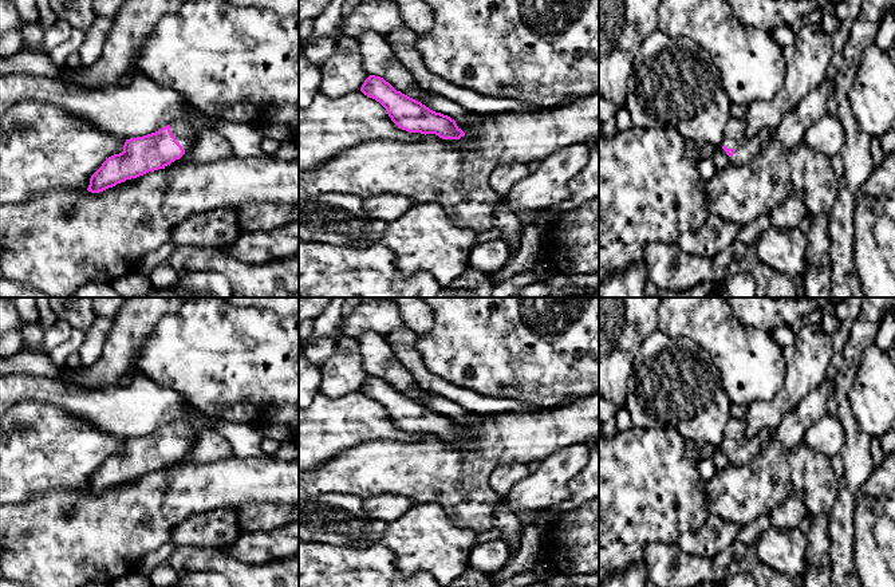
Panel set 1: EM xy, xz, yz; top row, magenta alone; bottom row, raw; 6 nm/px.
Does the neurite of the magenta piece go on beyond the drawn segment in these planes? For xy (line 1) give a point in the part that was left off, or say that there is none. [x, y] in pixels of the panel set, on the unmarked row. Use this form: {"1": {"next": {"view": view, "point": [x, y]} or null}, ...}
{"1": {"next": {"view": "xy", "point": [181, 430]}}}

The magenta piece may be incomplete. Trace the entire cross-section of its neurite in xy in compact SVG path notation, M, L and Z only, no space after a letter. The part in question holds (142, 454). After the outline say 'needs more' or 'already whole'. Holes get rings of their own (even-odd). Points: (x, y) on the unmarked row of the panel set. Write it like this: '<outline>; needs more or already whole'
M174 421L161 430L126 440L123 452L109 457L91 476L87 488L99 493L126 480L181 462L197 437L184 421Z; needs more

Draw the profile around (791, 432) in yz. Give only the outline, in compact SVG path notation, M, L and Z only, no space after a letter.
M825 379L819 387L808 393L799 406L780 422L774 437L786 452L792 452L804 441L808 429L828 411L828 398L833 381Z

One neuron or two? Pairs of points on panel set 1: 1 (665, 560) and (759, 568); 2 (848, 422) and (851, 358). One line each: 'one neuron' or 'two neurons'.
1: one neuron
2: one neuron

